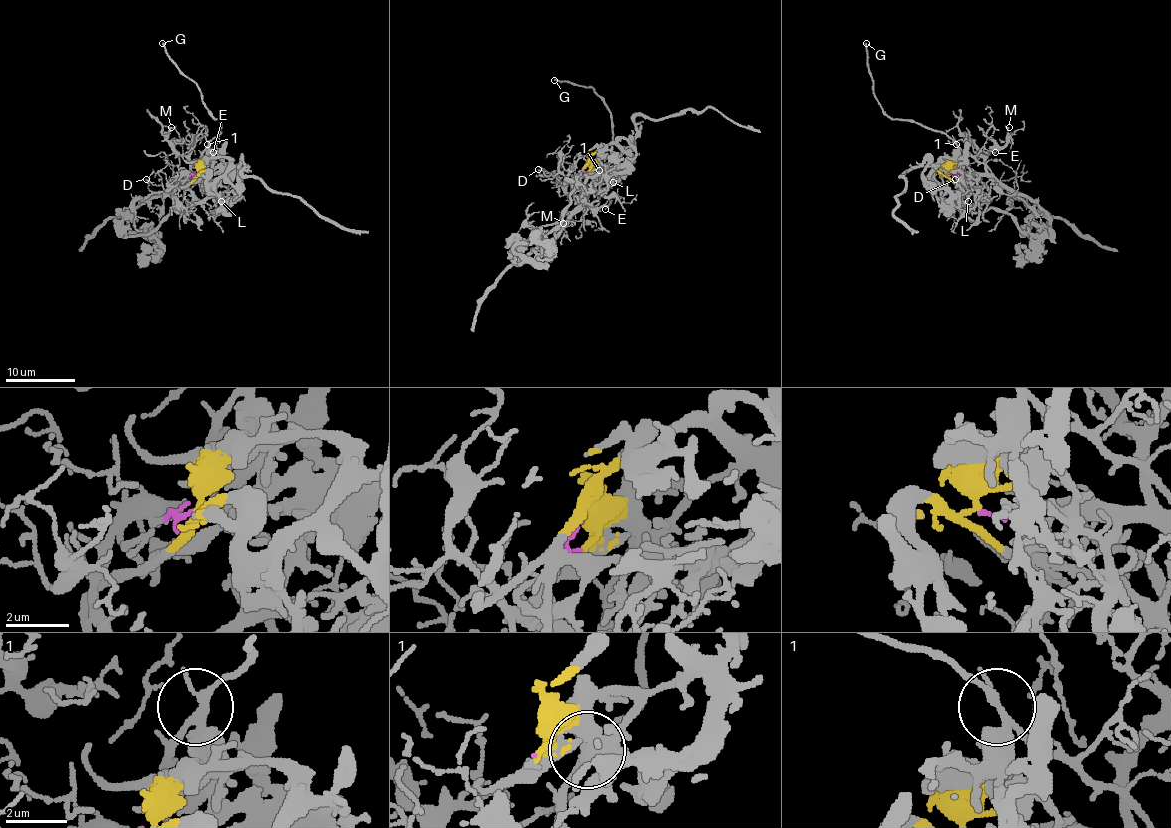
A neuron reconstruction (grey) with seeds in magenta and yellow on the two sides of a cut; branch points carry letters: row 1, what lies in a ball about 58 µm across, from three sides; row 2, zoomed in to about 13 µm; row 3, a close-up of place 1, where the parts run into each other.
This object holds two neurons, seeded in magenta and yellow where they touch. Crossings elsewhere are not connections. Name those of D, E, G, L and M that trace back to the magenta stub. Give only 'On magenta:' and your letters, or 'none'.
On magenta: D, E, G, M

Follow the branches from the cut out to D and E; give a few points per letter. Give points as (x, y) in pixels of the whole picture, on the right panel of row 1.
D: (948, 173), (969, 176), (958, 189), (962, 185), (955, 178)
E: (948, 173), (985, 171), (985, 166), (976, 155), (985, 147), (995, 152)

